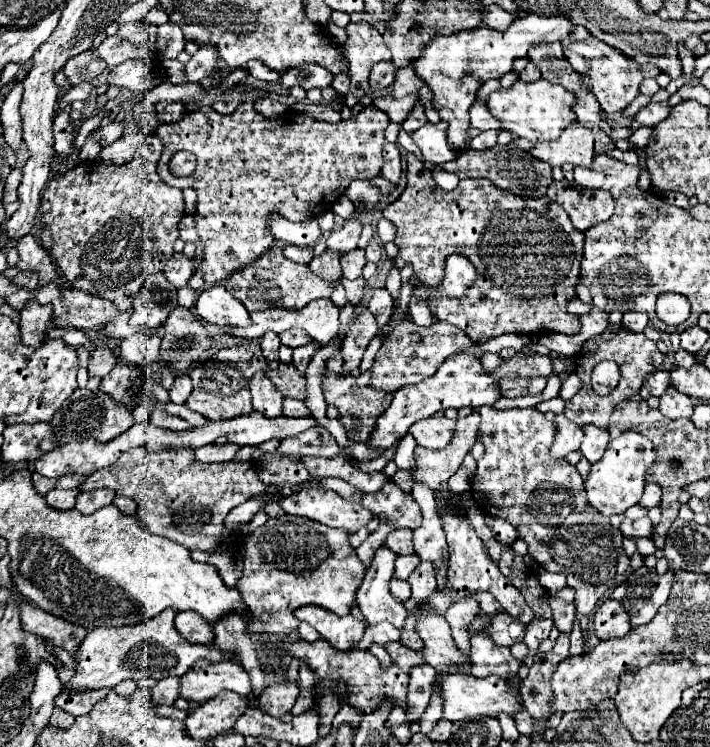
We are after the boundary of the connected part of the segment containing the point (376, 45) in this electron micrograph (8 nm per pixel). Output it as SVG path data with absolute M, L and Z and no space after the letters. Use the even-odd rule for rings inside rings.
M348 23L346 25L348 41L344 43L348 73L350 73L350 91L344 95L344 105L352 107L370 93L368 75L372 67L380 61L390 61L390 49L384 45L382 35L370 23Z

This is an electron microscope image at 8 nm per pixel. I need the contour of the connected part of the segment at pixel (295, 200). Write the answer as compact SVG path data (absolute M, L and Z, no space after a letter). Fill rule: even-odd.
M248 101L230 115L222 115L208 107L204 111L190 113L176 123L162 123L156 131L156 135L164 143L164 151L158 161L160 177L170 187L194 187L198 191L198 209L194 219L204 253L194 273L200 275L206 285L228 279L242 265L252 263L274 245L274 237L268 229L270 215L278 213L288 221L304 221L308 217L316 217L330 209L330 203L346 191L350 181L376 177L382 169L384 129L388 127L388 123L388 115L374 105L366 105L362 113L356 113L356 117L348 121L324 123L298 115L292 115L290 119L285 116L266 119L256 113L254 105ZM178 151L190 151L198 159L198 165L190 177L172 177L168 169L168 161Z

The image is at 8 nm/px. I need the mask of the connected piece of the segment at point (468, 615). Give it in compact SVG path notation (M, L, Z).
M466 595L464 599L456 601L448 613L444 615L450 629L452 629L452 637L456 641L456 645L462 649L462 653L470 653L470 635L468 635L468 625L472 621L472 617L476 617L476 613L480 613L480 605L478 601L474 601L470 595Z

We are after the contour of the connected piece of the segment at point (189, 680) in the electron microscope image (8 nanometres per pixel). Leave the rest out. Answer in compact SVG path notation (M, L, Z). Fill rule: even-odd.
M198 659L196 665L180 677L180 697L198 703L216 697L220 691L236 691L248 697L250 689L248 673L234 661L210 663L206 659Z

